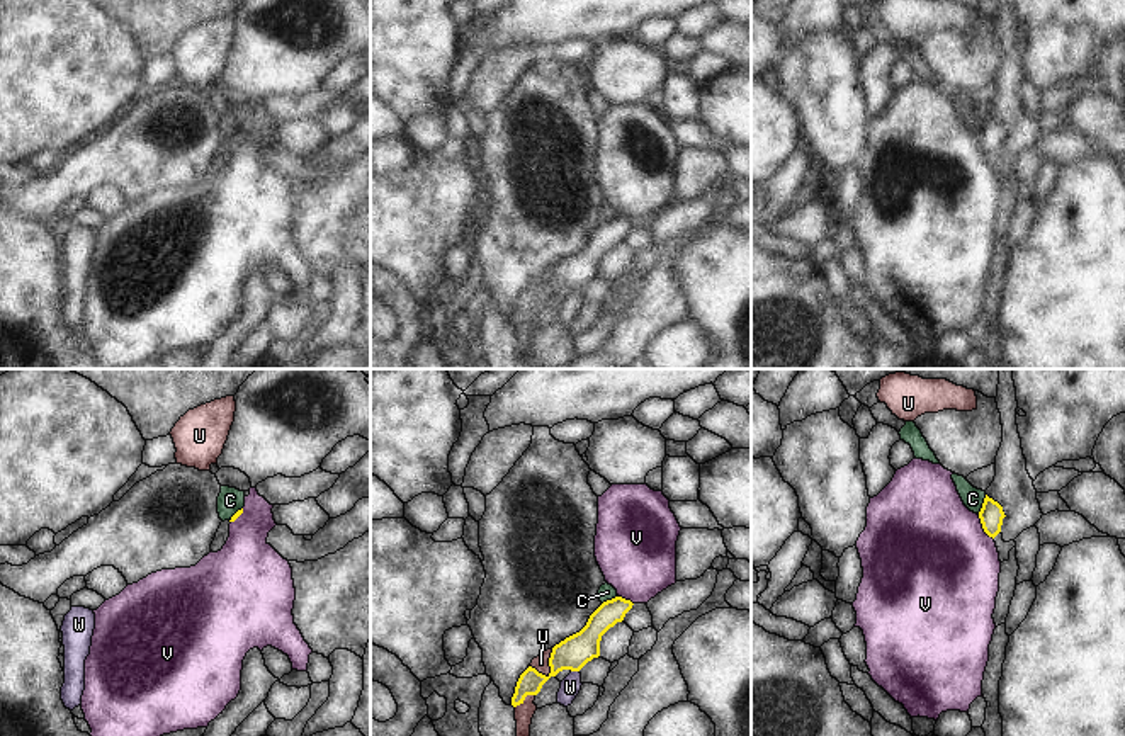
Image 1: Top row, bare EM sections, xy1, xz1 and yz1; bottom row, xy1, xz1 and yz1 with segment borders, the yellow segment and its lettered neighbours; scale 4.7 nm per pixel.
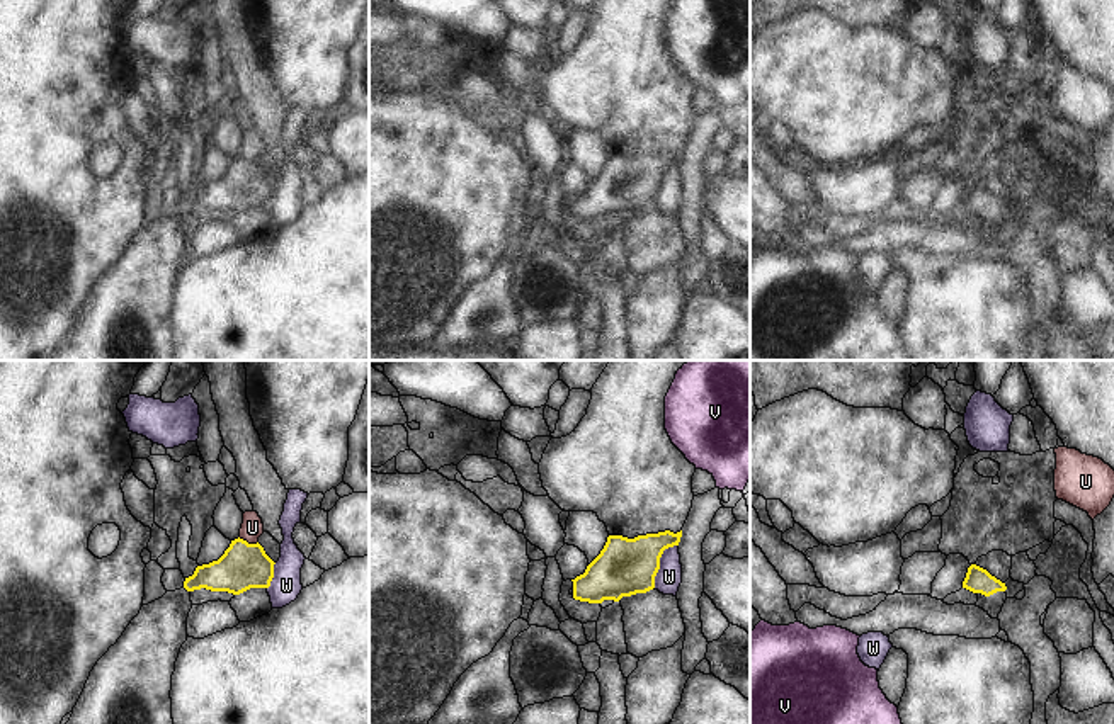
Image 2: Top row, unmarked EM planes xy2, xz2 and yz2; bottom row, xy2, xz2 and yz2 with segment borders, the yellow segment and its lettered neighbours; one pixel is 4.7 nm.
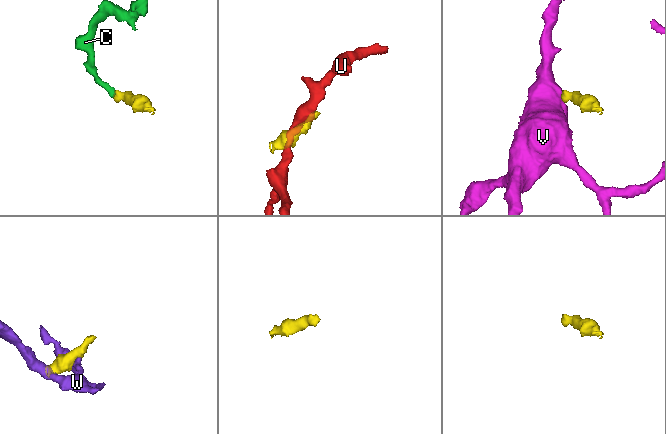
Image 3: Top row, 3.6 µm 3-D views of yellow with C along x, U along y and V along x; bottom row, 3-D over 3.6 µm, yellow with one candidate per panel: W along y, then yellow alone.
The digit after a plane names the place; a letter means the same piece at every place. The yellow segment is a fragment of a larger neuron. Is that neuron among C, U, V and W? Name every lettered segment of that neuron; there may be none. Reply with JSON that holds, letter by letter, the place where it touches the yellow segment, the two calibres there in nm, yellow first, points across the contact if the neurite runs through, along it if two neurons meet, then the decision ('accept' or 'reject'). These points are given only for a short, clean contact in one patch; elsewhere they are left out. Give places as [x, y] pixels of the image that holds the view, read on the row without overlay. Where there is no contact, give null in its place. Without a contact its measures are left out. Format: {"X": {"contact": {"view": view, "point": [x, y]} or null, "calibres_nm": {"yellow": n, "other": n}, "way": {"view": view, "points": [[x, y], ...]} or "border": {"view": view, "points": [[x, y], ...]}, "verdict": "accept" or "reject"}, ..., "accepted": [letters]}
{"C": {"contact": {"view": "yz1", "point": [983, 124]}, "calibres_nm": {"yellow": 120, "other": 100}, "border": {"view": "yz1", "points": [[986, 114], [978, 133]]}, "verdict": "reject"}, "U": {"contact": {"view": "xz1", "point": [551, 289]}, "calibres_nm": {"yellow": 160, "other": 80}, "border": {"view": "xz1", "points": [[553, 267], [546, 294], [529, 286]]}, "verdict": "reject"}, "V": {"contact": {"view": "yz1", "point": [983, 147]}, "calibres_nm": {"yellow": 120, "other": 500}, "border": {"view": "yz1", "points": [[978, 135], [983, 148], [993, 158]]}, "verdict": "reject"}, "W": {"contact": {"view": "xz2", "point": [659, 182]}, "calibres_nm": {"yellow": 280, "other": 120}, "border": {"view": "xz2", "points": [[677, 164], [664, 170], [653, 206]]}, "verdict": "reject"}, "accepted": []}

